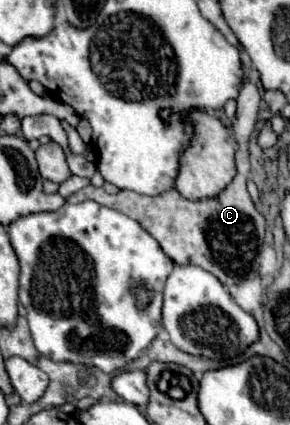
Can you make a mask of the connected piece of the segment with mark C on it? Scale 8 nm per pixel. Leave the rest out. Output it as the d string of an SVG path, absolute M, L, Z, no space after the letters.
M244 66L244 72L246 80L238 96L236 120L232 120L232 138L236 140L236 176L218 196L204 200L188 200L180 196L176 188L170 188L168 192L158 196L144 196L132 190L120 190L118 194L112 196L104 188L96 188L90 184L74 192L66 200L76 204L88 198L96 200L102 206L118 210L140 222L140 226L158 240L166 256L170 256L176 264L196 264L212 272L224 286L236 284L246 272L252 270L254 260L258 256L258 248L264 244L264 228L266 228L264 216L258 212L246 190L246 176L250 170L248 140L258 120L260 94L258 88L248 78L248 66Z

